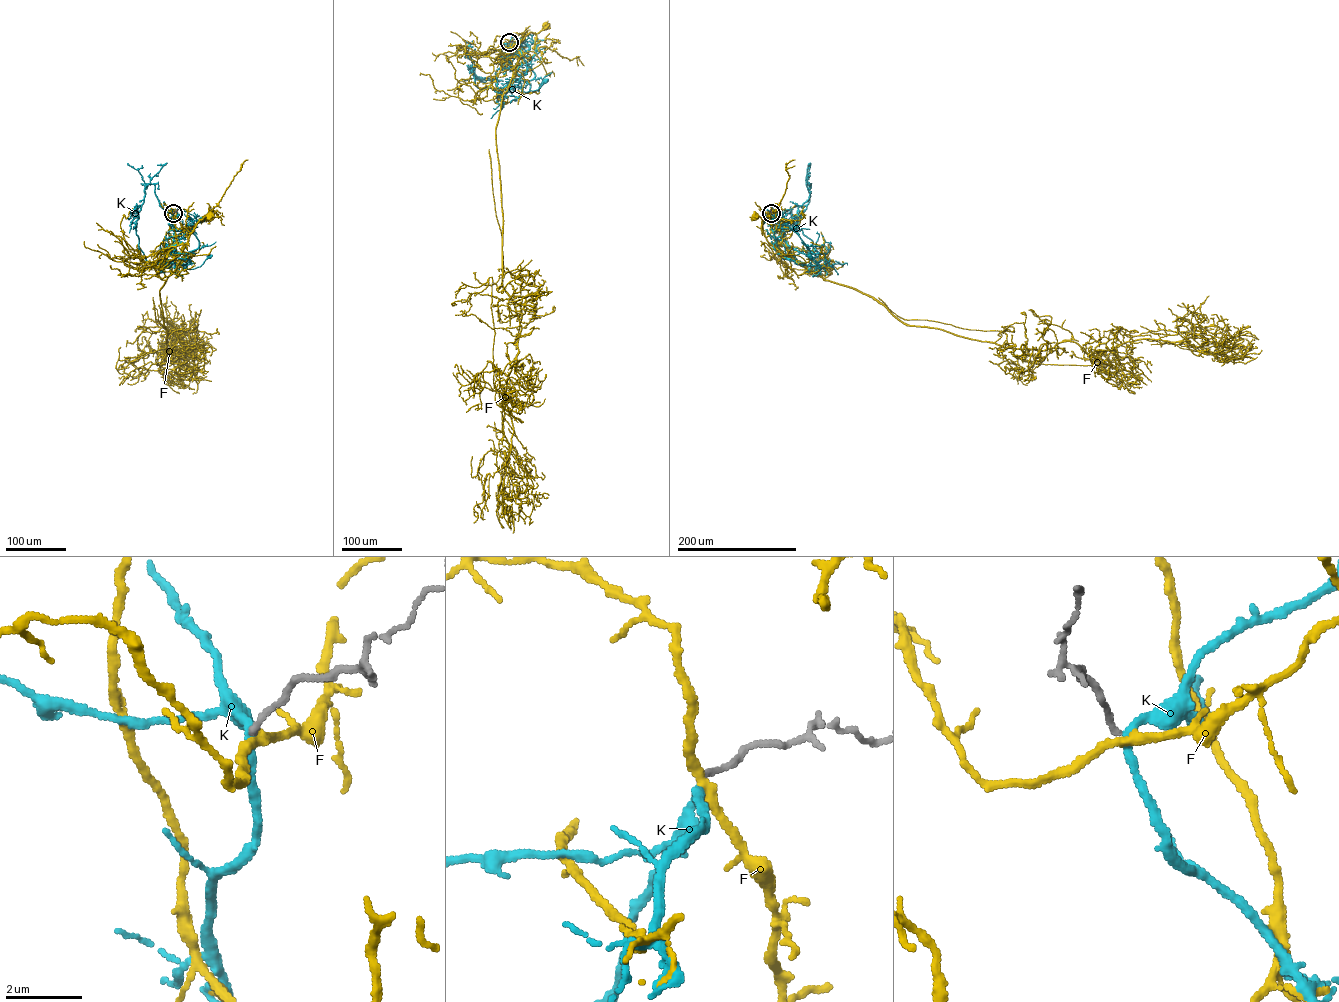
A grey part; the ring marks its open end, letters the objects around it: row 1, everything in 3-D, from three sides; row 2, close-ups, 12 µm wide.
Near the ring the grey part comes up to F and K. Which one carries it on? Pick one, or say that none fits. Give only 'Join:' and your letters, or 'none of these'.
Join: K

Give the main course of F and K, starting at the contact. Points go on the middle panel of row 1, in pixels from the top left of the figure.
F: (509, 42), (509, 49), (529, 32), (538, 33), (546, 26)
K: (509, 42), (508, 58), (513, 76), (509, 87), (518, 87), (525, 92), (537, 90), (544, 81)

